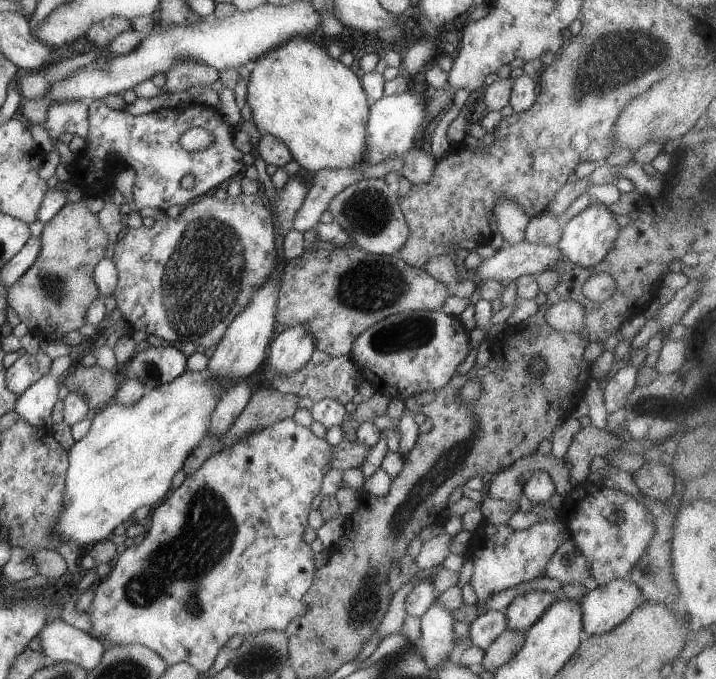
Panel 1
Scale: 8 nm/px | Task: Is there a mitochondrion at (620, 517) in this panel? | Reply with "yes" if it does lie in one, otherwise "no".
yes

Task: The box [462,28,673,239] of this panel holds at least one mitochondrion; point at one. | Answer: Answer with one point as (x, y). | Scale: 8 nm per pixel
(612, 59)

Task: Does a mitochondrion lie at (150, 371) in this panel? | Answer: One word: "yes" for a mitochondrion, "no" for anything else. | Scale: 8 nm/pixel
yes

